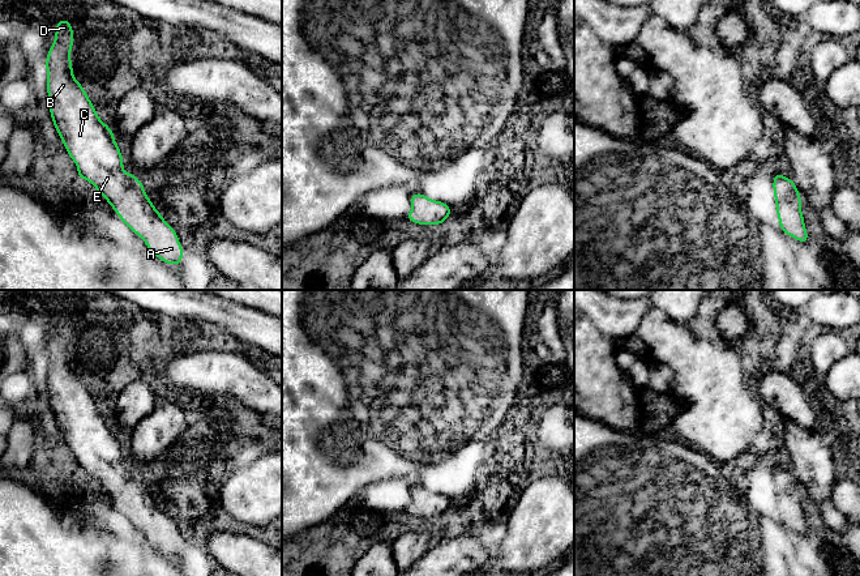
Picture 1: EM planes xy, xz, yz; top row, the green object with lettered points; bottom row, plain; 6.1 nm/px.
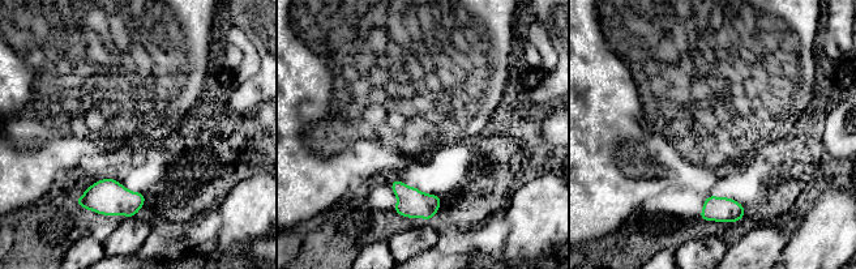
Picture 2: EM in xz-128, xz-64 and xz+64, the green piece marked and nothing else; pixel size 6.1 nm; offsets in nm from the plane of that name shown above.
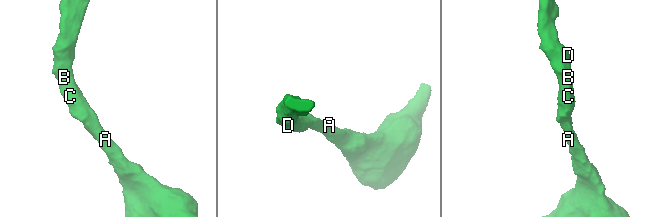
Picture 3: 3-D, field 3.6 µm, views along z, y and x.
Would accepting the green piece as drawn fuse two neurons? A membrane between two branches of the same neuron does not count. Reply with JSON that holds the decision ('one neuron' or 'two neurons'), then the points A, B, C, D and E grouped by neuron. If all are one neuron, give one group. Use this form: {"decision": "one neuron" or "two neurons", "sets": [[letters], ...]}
{"decision": "one neuron", "sets": [["A", "B", "C", "D", "E"]]}

